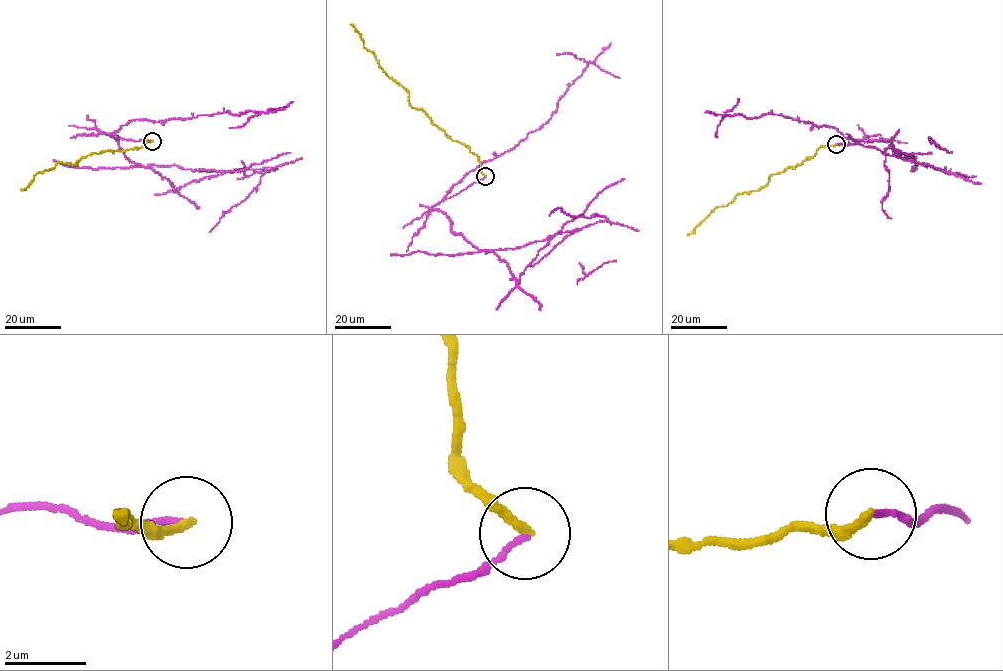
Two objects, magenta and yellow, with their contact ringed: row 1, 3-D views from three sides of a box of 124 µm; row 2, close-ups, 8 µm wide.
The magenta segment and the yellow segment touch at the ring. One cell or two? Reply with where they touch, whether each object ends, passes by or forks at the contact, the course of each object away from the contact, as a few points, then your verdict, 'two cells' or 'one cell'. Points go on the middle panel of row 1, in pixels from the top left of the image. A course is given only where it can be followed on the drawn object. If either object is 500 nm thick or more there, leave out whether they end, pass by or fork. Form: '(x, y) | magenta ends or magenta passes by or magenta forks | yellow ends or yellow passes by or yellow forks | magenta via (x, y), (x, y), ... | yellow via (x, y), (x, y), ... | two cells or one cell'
(485, 176) | magenta ends | yellow ends | magenta via (485, 176), (432, 208), (480, 250), (515, 249), (609, 221), (557, 208), (549, 216) | yellow via (485, 176), (477, 156), (466, 146), (452, 140), (421, 109), (410, 105), (407, 91), (383, 71), (350, 23) | two cells

